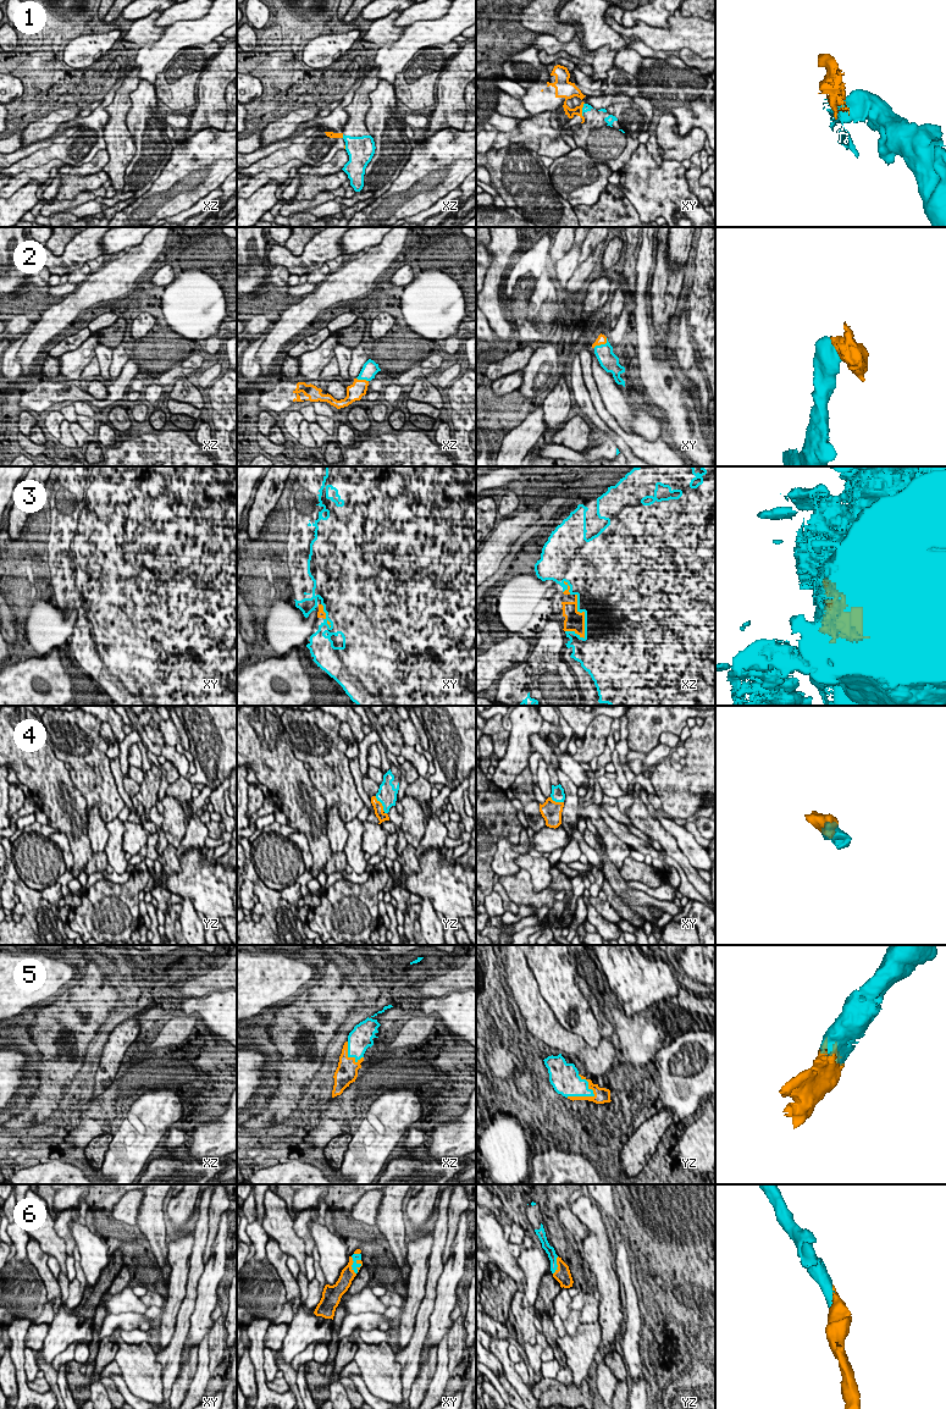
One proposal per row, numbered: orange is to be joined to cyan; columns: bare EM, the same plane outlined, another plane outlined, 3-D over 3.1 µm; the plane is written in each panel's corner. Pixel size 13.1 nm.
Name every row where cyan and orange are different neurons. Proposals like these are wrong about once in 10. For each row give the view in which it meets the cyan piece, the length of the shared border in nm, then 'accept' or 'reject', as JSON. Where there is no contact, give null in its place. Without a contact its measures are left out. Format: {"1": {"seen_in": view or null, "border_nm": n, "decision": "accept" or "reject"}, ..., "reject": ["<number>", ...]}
{"1": {"seen_in": "xy", "border_nm": 190, "decision": "reject"}, "2": {"seen_in": "xy", "border_nm": 220, "decision": "accept"}, "3": {"seen_in": "xz", "border_nm": 600, "decision": "accept"}, "4": {"seen_in": "yz", "border_nm": 280, "decision": "accept"}, "5": {"seen_in": "yz", "border_nm": 380, "decision": "accept"}, "6": {"seen_in": "yz", "border_nm": 240, "decision": "accept"}, "reject": ["1"]}

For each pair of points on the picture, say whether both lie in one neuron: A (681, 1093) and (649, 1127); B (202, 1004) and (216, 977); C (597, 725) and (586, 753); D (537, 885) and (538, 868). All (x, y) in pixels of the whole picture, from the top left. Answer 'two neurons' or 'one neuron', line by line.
A: two neurons
B: two neurons
C: one neuron
D: one neuron

